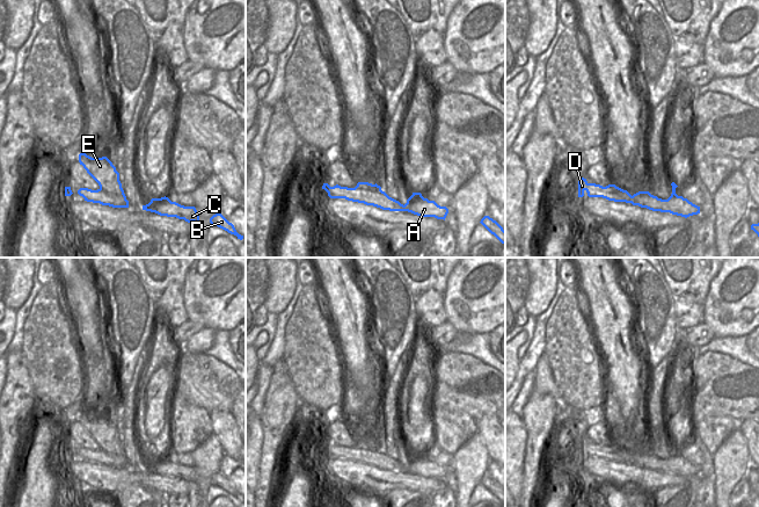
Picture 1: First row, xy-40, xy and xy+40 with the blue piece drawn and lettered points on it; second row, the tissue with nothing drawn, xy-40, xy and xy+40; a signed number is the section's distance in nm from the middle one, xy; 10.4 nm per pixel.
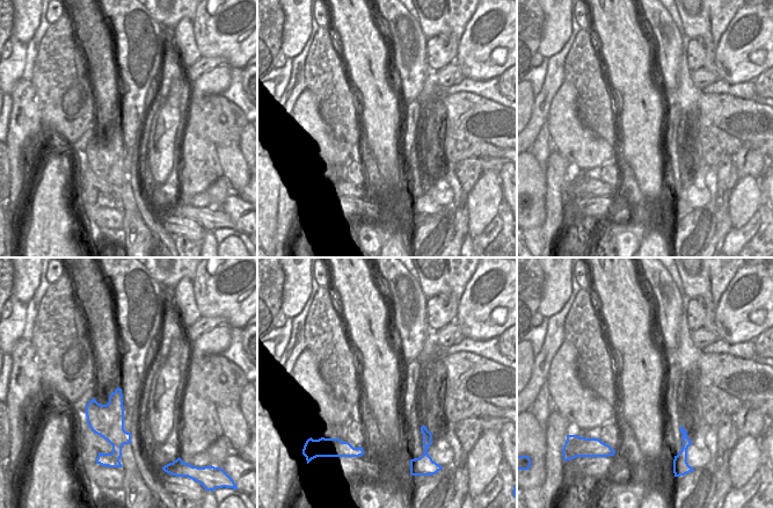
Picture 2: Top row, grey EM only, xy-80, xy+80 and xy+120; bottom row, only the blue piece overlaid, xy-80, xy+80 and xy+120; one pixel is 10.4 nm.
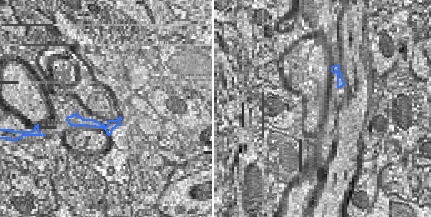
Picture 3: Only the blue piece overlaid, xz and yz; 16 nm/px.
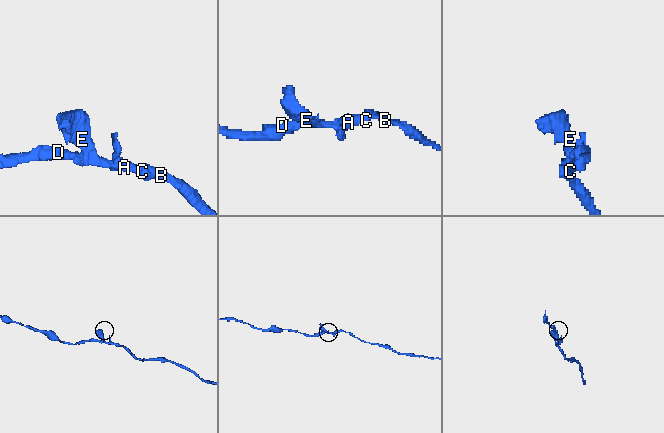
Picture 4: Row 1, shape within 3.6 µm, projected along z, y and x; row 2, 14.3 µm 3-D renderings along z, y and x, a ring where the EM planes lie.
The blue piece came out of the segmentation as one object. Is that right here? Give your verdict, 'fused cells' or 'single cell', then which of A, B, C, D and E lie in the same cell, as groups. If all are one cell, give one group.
single cell; groups A B C D E

